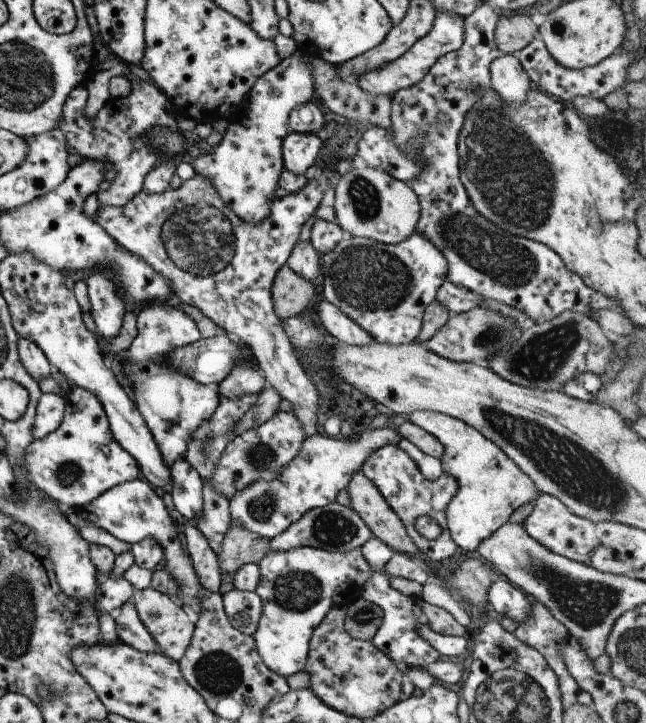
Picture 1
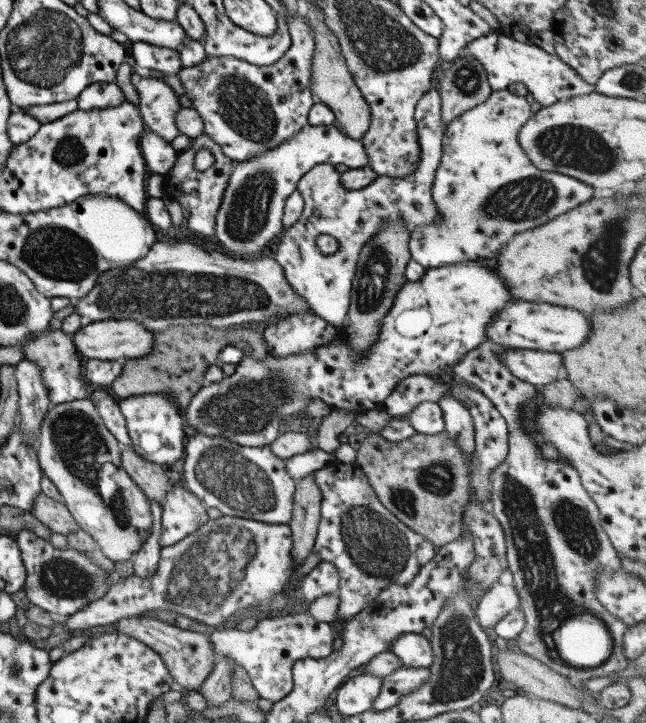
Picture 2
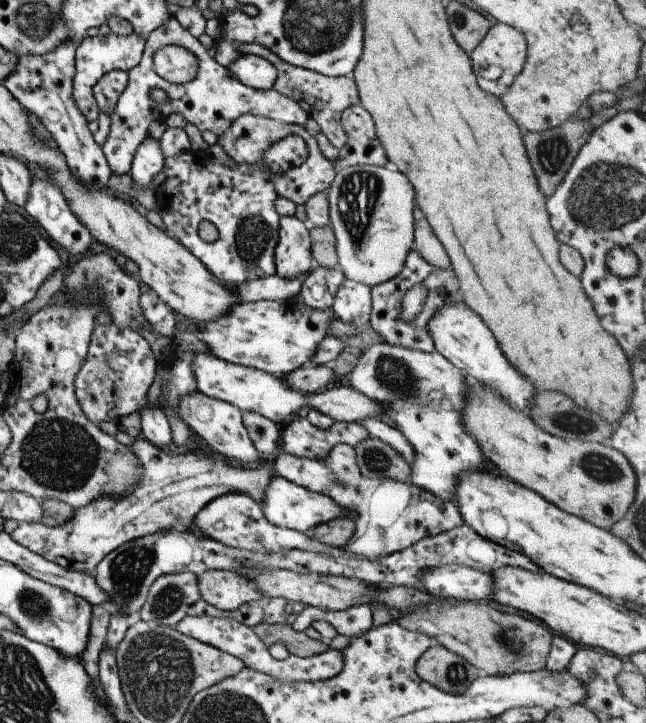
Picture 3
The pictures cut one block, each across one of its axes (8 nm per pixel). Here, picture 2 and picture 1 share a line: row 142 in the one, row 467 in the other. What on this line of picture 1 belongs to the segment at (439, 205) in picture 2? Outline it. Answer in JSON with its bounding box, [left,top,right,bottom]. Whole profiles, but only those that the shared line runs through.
[408,411,541,550]

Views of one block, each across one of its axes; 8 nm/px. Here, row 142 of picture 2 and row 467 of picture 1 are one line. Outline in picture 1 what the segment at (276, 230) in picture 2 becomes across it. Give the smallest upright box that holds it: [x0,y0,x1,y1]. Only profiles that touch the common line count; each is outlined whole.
[228,427,400,540]

